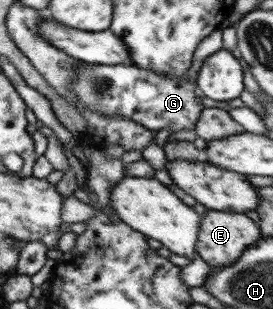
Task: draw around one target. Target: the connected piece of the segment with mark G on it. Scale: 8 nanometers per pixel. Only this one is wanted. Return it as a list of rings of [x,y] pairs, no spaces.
[[[220,27],[196,46],[192,65],[187,74],[182,76],[168,76],[131,64],[96,65],[80,61],[76,65],[76,77],[72,79],[74,83],[70,85],[70,90],[94,113],[102,113],[105,117],[122,115],[154,133],[169,130],[171,135],[177,131],[194,130],[205,109],[197,87],[200,68],[208,56],[222,49],[223,35]]]

